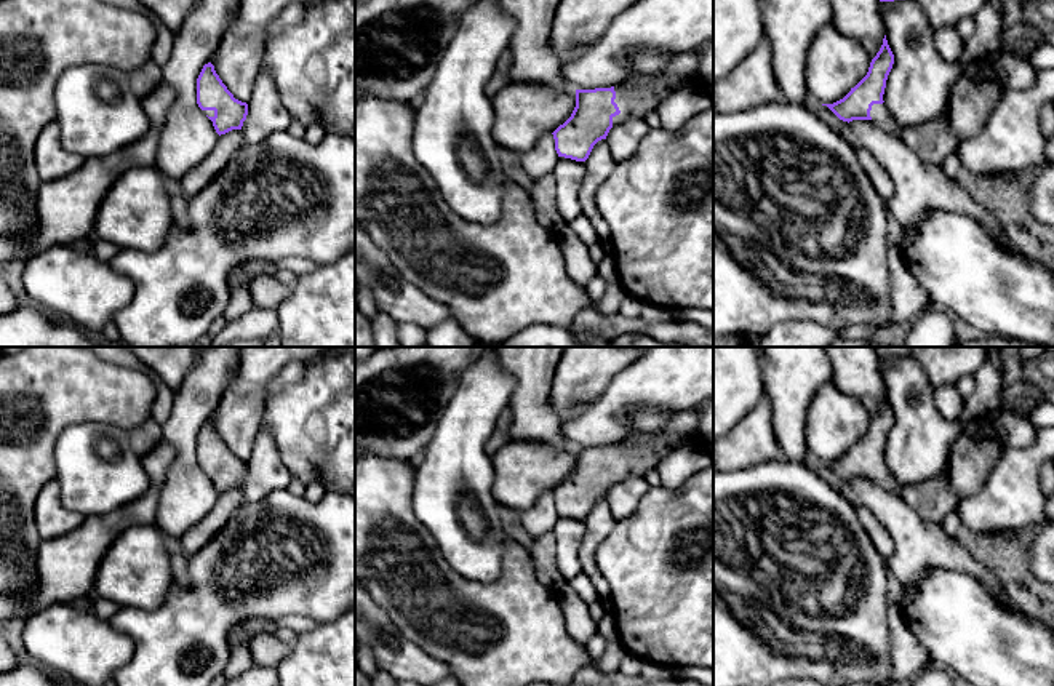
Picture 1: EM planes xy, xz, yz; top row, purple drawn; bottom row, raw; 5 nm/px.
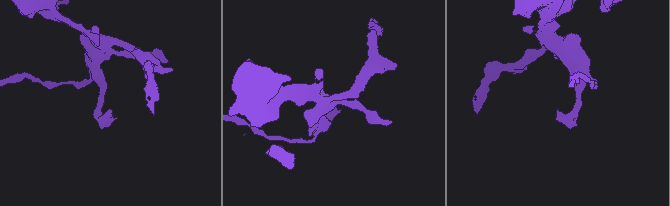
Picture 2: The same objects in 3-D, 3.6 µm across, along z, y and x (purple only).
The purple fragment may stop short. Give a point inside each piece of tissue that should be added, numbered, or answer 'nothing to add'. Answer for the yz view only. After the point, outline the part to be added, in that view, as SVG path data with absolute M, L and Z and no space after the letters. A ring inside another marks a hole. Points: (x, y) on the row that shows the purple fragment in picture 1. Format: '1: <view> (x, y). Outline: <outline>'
1: yz (882, 117). Outline: M873 104L870 110L872 123L884 133L894 133L897 130L896 120L888 110L886 104Z

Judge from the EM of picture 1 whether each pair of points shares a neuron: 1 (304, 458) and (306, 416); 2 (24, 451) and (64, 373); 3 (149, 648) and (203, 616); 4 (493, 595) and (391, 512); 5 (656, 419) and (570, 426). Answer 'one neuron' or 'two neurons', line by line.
1: one neuron
2: one neuron
3: one neuron
4: one neuron
5: two neurons

